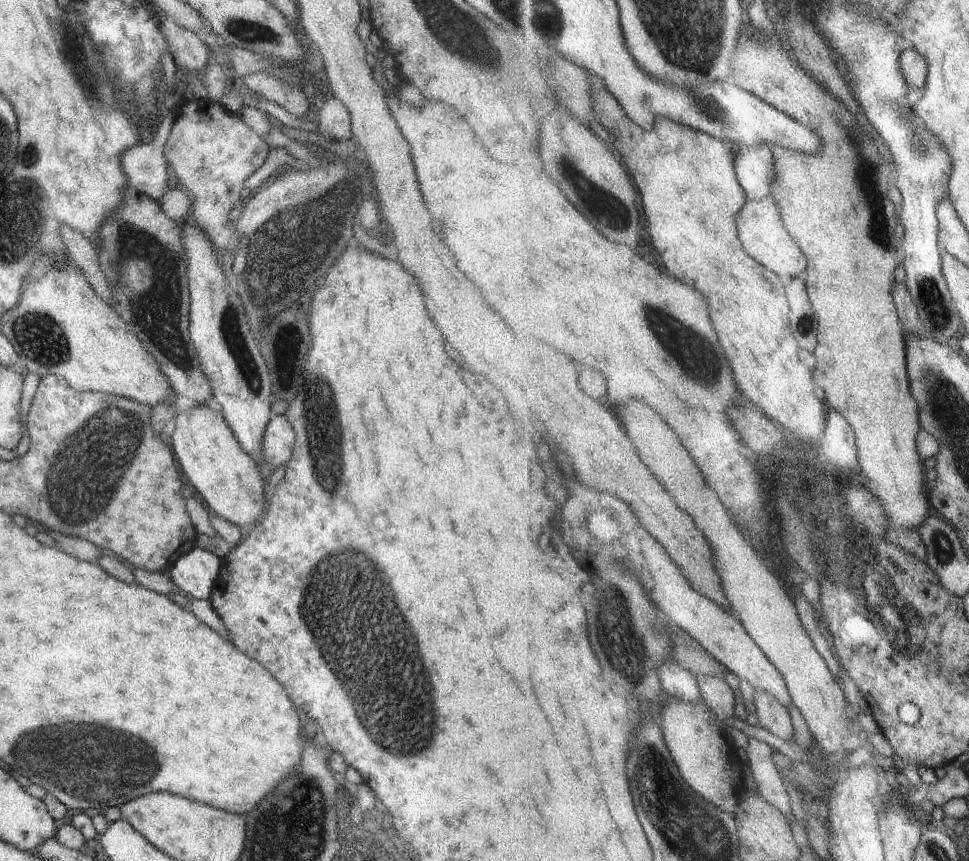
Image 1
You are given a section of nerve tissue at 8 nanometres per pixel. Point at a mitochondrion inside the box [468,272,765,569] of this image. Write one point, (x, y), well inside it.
(697, 356)

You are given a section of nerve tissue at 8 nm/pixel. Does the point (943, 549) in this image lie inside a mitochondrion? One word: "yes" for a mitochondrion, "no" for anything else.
yes

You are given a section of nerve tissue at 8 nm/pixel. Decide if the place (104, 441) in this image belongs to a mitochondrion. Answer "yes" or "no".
yes

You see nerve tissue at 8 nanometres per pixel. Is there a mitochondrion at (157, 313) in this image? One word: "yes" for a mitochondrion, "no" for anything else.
yes

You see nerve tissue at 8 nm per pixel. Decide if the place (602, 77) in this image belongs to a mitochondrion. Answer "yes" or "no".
no

